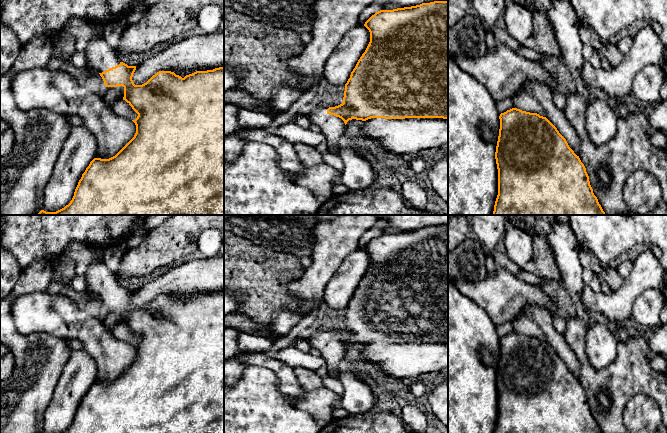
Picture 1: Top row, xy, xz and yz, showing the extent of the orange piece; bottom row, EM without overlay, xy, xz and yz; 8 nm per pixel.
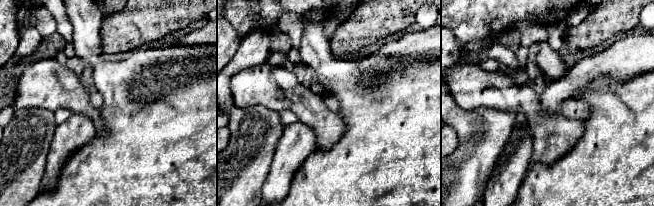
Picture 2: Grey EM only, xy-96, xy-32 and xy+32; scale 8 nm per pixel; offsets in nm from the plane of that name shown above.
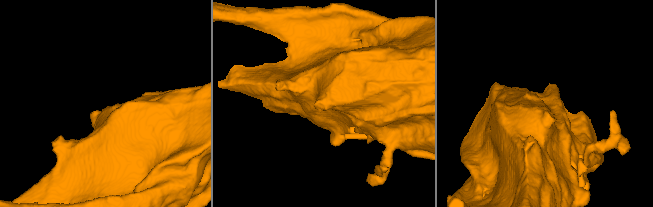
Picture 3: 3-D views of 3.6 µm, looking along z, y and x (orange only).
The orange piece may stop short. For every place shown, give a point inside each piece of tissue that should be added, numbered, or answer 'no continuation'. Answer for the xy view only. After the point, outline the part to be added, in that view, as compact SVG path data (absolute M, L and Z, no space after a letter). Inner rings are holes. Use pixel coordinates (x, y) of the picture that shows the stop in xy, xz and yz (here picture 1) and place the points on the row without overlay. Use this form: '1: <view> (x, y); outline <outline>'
1: xy (100, 281); outline M104 260L91 262L85 277L87 291L98 297L115 291L121 286L117 276L110 271Z

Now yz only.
no continuation

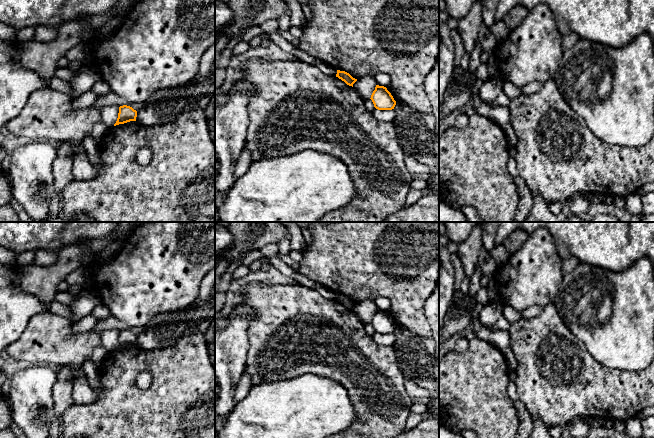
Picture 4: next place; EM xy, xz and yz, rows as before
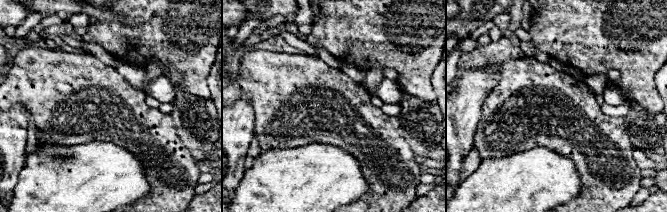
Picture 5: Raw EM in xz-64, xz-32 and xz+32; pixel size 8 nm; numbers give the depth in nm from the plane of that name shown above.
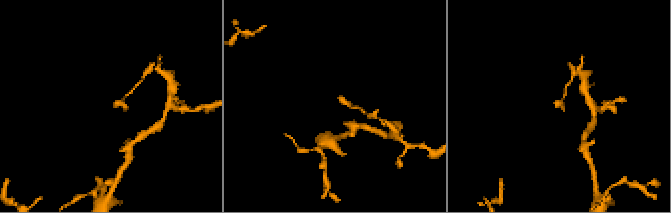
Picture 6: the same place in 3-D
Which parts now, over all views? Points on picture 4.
no continuation

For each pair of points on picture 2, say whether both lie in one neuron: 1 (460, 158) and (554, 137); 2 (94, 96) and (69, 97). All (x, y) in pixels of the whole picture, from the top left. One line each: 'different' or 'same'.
1: different
2: different

